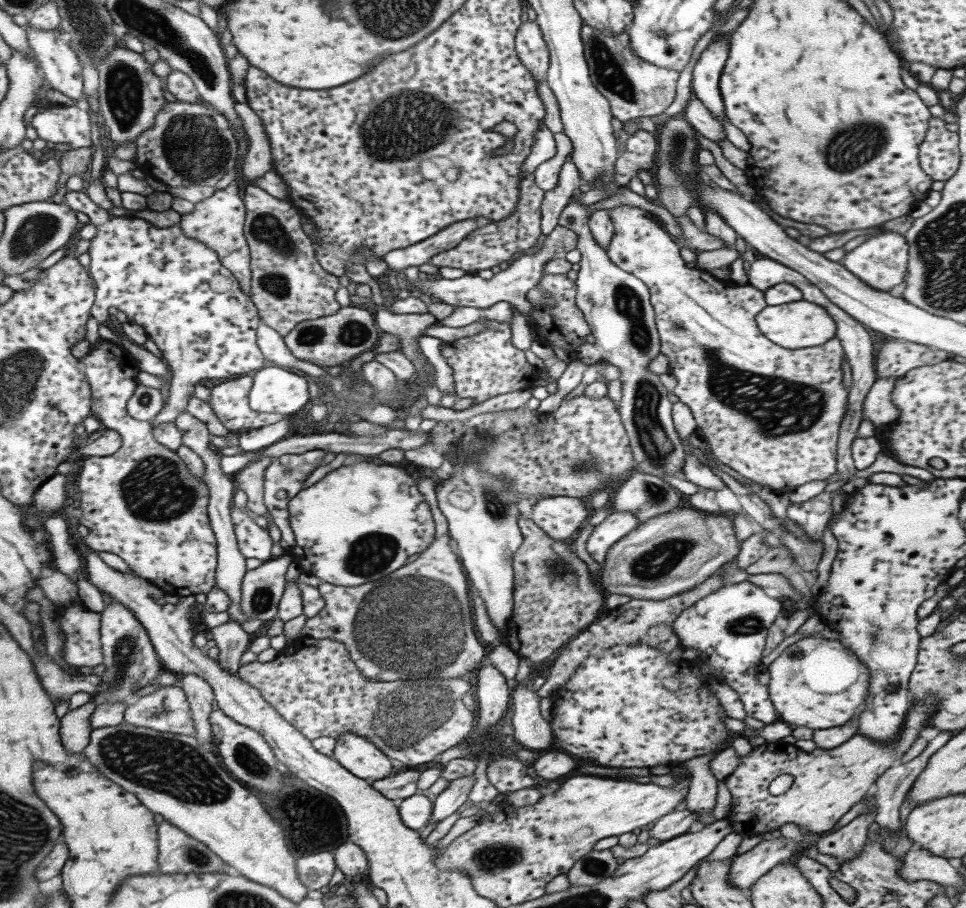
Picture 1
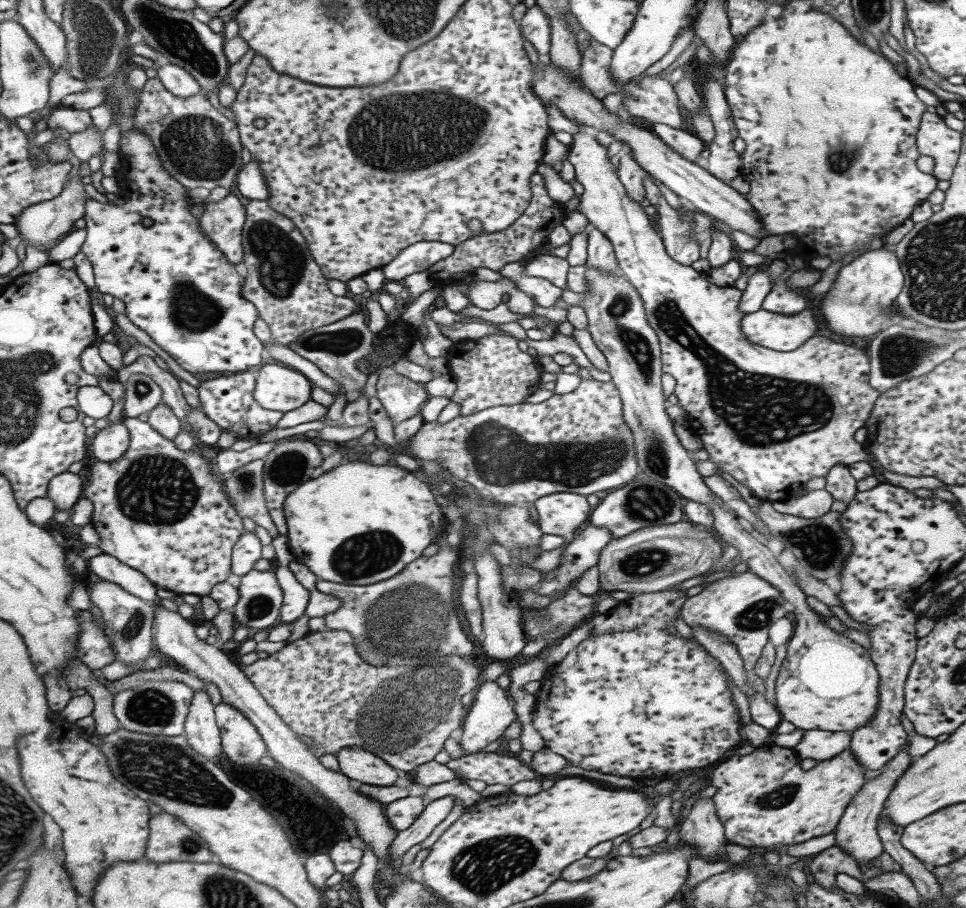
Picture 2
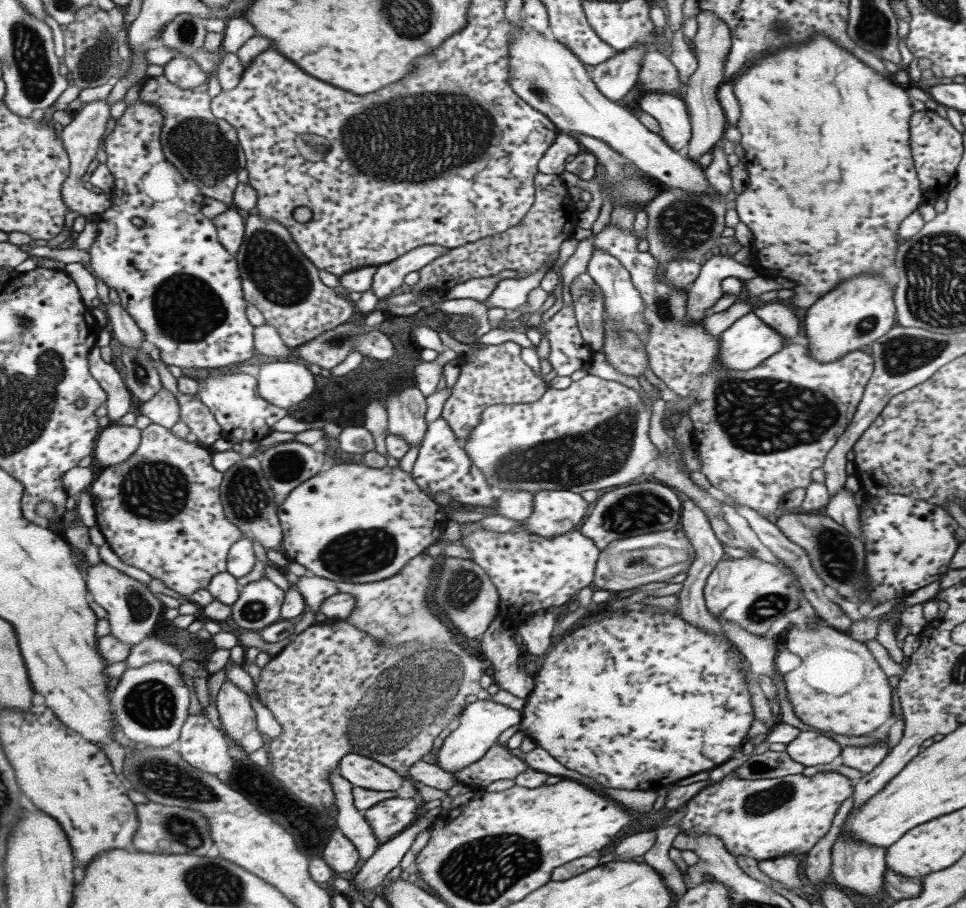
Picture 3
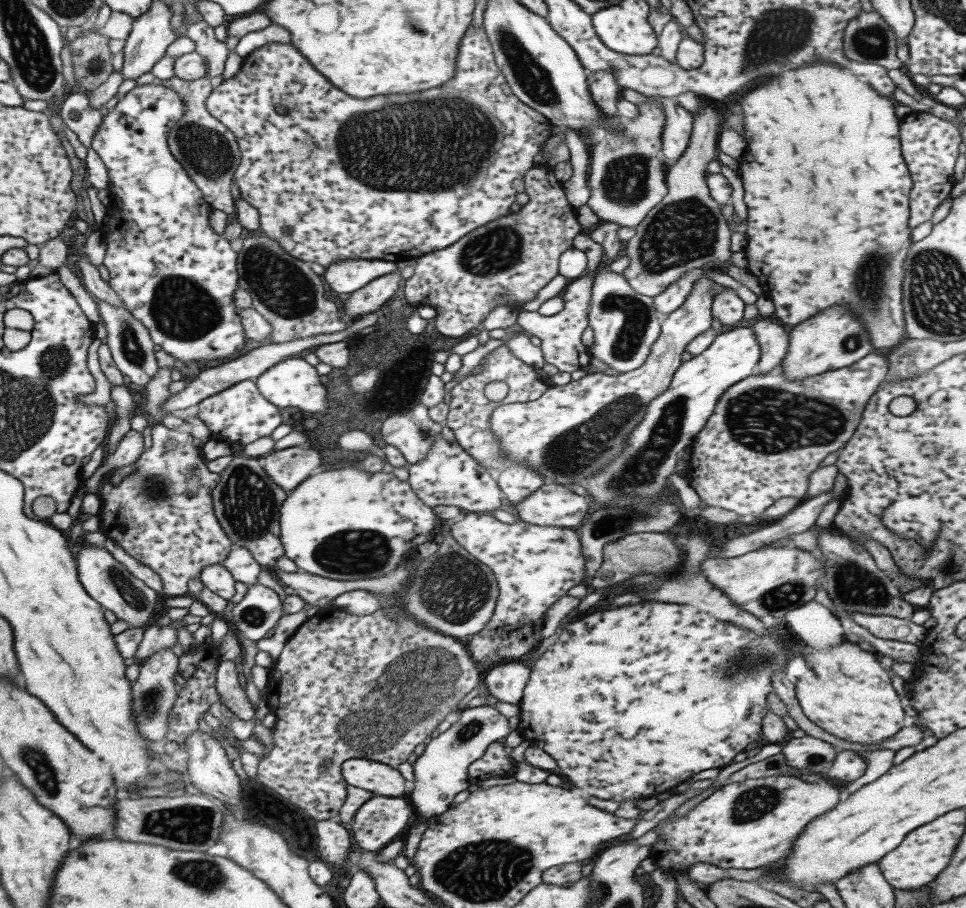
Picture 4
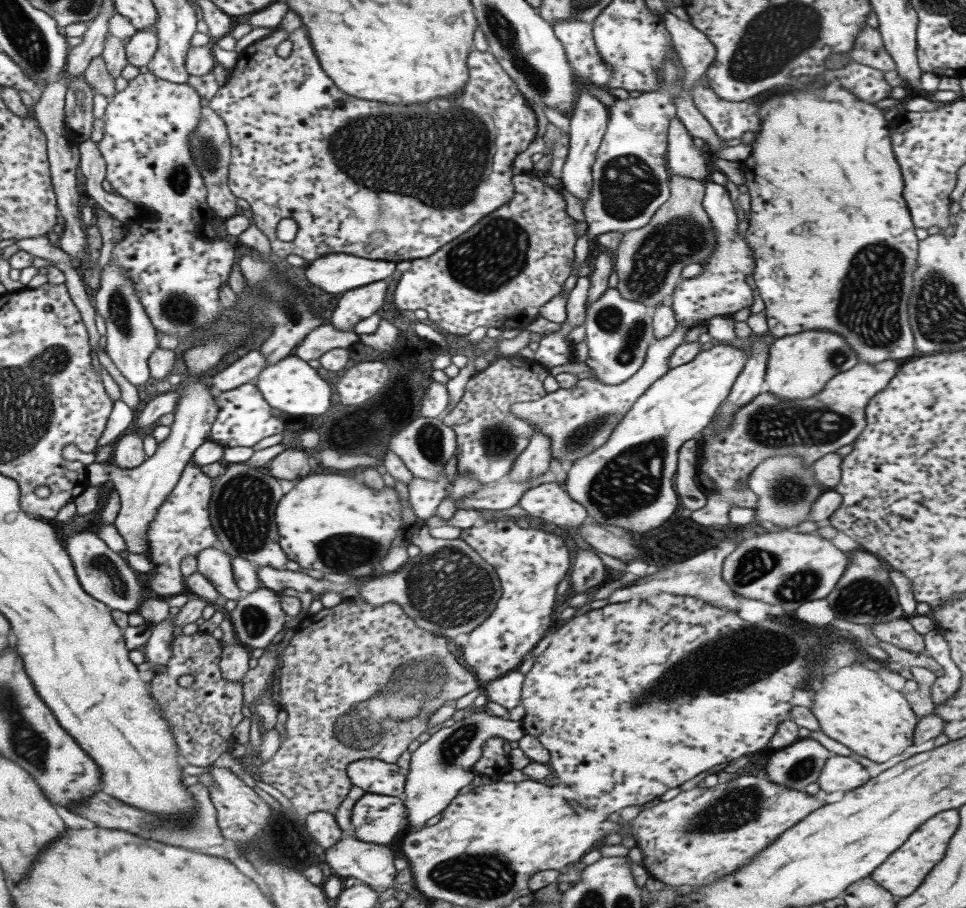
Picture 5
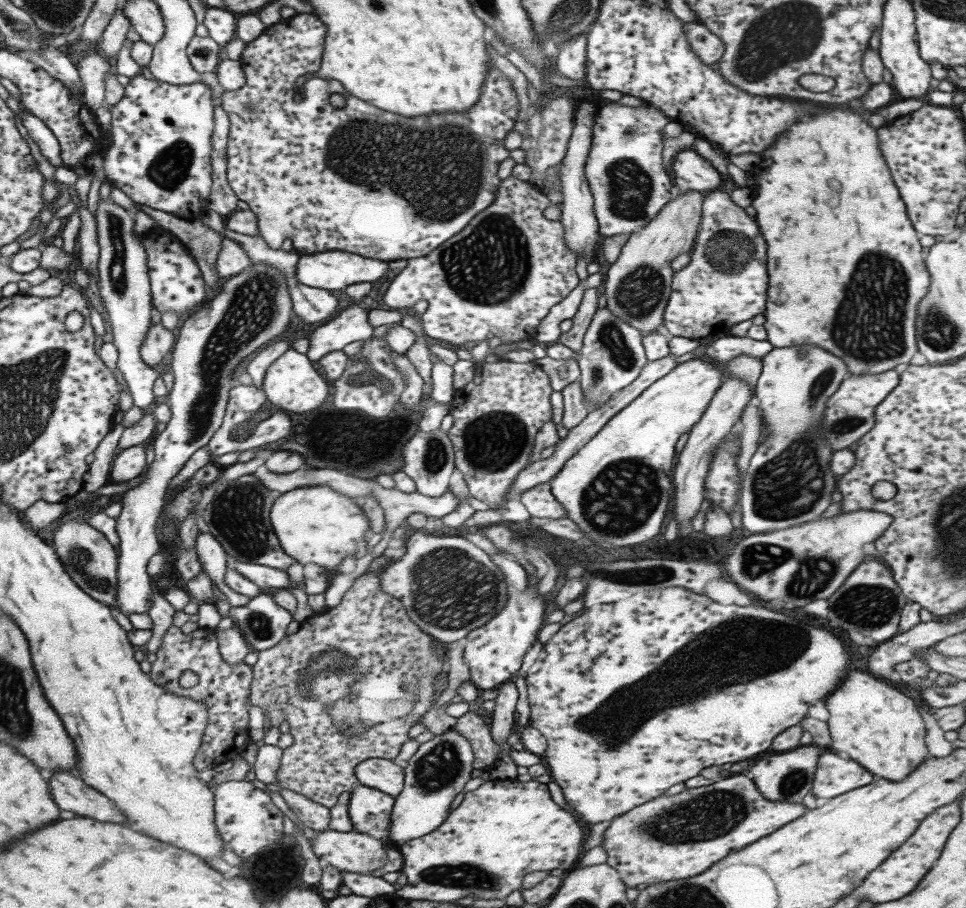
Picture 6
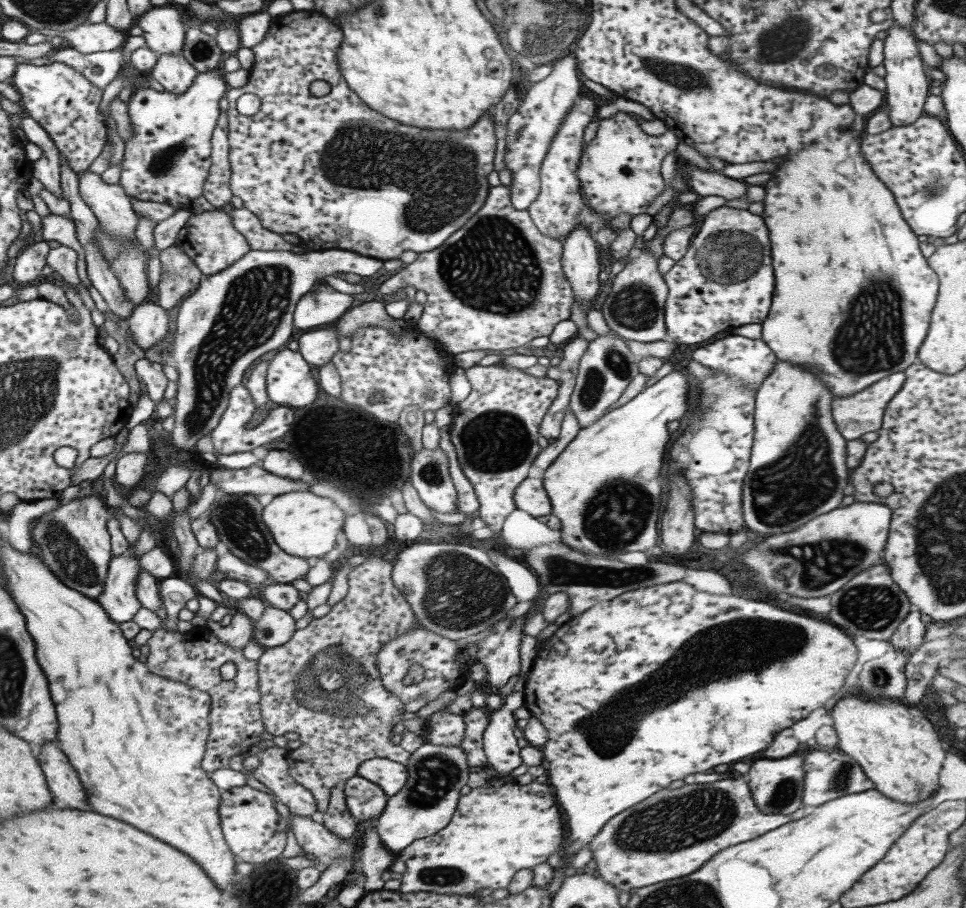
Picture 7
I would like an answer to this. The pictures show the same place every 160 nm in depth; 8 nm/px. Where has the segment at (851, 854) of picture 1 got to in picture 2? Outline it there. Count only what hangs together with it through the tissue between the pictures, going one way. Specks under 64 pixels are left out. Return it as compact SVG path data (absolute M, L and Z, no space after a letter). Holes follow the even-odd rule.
M831 845L818 852L811 860L807 870L815 877L815 880L826 889L837 887L835 874L843 872L849 876L861 878L862 871L858 864L841 847Z

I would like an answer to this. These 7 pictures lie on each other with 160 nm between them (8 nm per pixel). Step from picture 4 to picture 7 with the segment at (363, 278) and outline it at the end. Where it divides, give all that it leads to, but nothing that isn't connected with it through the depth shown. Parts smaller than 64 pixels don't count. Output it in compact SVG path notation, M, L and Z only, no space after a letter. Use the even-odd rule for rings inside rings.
M249 250L225 270L211 274L197 284L182 301L176 318L178 327L172 356L179 376L174 398L175 423L169 443L177 450L187 452L197 440L216 428L228 406L229 391L243 380L243 374L255 358L283 346L291 338L294 306L316 282L323 284L325 276L351 272L361 277L371 276L382 265L381 260L343 250L300 254L283 250ZM133 545L121 556L116 556L109 567L105 590L97 599L119 624L133 622L136 614L142 609L137 596L140 580L140 557L135 556Z

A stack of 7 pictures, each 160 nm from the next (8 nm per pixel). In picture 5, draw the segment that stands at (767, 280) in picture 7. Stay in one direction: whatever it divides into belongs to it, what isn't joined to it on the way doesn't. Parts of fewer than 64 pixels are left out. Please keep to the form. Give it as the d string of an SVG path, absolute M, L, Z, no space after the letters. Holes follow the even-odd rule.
M707 180L704 183L704 196L702 208L713 228L714 246L713 253L709 255L709 261L702 273L693 278L683 278L675 285L671 310L676 324L681 326L706 326L706 322L713 317L731 316L737 310L751 306L753 302L753 290L745 283L745 276L752 276L753 255L748 249L748 242L744 236L737 235L737 223L741 215L735 203L732 203L725 186Z

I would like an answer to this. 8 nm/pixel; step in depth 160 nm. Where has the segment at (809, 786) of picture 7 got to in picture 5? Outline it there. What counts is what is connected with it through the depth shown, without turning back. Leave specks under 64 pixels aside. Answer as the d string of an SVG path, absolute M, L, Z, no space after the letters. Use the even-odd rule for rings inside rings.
M839 755L828 758L818 776L819 790L823 794L850 791L869 780L867 770L855 758Z

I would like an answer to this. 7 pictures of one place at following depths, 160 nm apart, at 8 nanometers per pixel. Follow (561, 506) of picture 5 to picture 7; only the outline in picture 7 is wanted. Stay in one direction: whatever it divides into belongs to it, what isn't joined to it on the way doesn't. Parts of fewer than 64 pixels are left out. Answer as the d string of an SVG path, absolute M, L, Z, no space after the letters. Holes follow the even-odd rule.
M525 477L525 480L516 486L512 497L514 506L524 510L533 518L545 516L551 512L550 500L541 479Z

